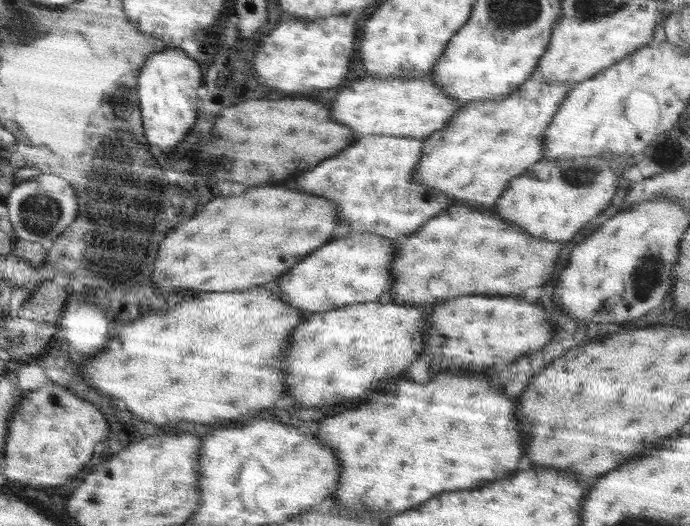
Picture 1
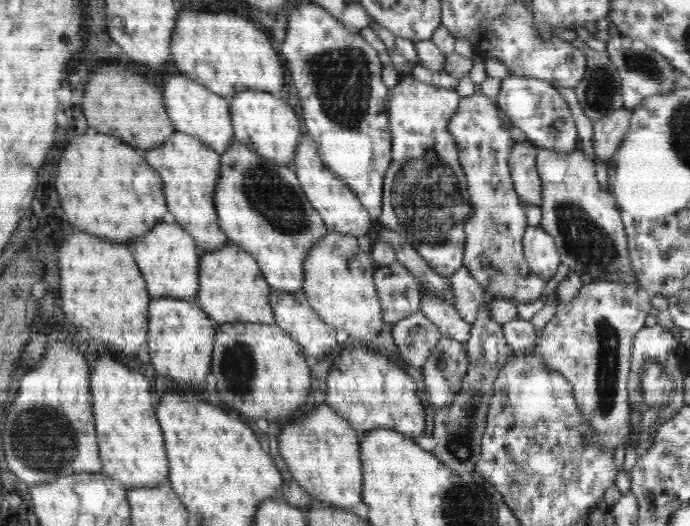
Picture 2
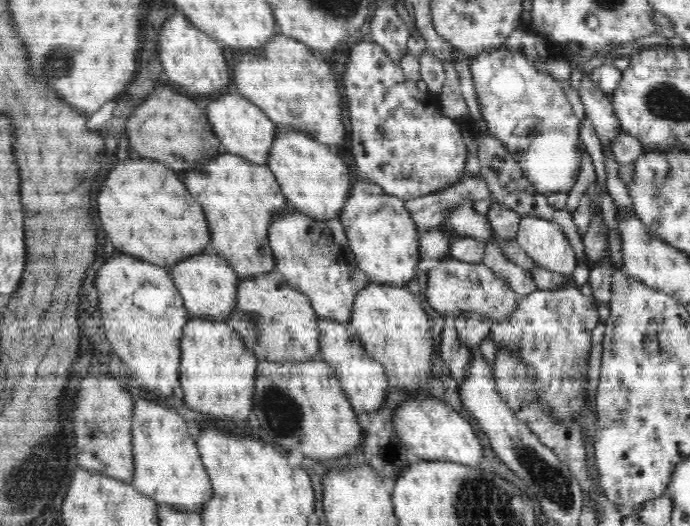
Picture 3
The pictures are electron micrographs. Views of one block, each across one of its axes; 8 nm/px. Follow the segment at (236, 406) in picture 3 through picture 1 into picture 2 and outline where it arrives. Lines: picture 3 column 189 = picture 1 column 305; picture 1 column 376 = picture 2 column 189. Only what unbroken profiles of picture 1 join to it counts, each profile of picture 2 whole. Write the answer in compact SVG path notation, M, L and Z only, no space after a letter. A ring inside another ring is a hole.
M162 297L148 306L148 352L158 374L178 380L205 380L211 370L213 342L218 323L210 319L193 301Z

